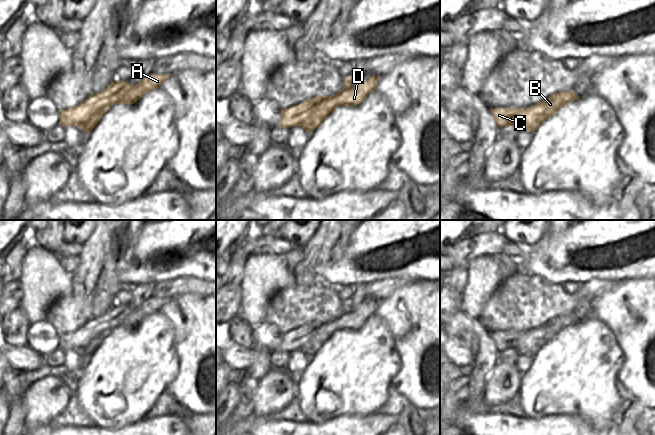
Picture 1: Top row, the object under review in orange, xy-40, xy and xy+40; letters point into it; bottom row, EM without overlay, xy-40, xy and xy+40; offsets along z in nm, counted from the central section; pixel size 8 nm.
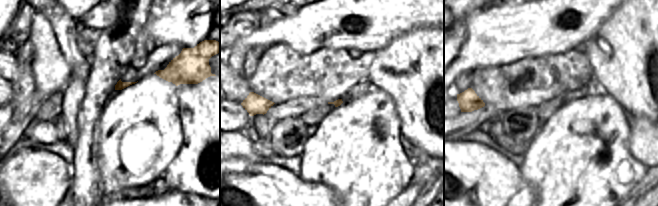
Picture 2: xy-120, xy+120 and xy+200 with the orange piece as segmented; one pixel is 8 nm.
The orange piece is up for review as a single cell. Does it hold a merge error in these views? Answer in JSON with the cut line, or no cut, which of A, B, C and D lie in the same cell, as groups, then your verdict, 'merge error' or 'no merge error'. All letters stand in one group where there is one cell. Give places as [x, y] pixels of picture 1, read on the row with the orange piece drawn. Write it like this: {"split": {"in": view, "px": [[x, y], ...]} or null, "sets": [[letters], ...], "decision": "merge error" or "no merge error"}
{"split": null, "sets": [["A", "B", "C", "D"]], "decision": "no merge error"}

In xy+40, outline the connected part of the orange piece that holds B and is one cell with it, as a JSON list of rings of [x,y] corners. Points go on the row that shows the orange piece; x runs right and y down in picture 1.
[[[560,92],[529,108],[491,108],[493,119],[499,128],[516,126],[519,130],[534,132],[562,106],[579,97],[573,93]]]

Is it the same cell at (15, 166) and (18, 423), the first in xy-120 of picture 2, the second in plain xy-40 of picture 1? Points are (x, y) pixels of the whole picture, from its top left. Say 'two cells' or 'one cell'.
two cells

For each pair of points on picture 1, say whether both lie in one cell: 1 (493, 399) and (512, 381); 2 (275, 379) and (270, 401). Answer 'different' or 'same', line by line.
1: same
2: same

